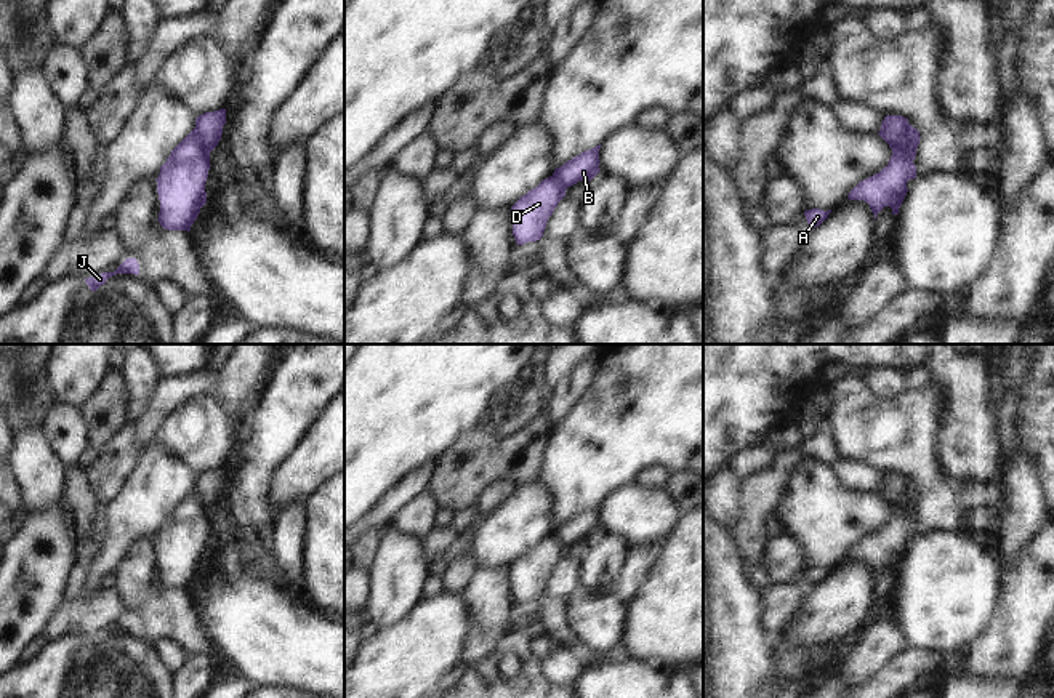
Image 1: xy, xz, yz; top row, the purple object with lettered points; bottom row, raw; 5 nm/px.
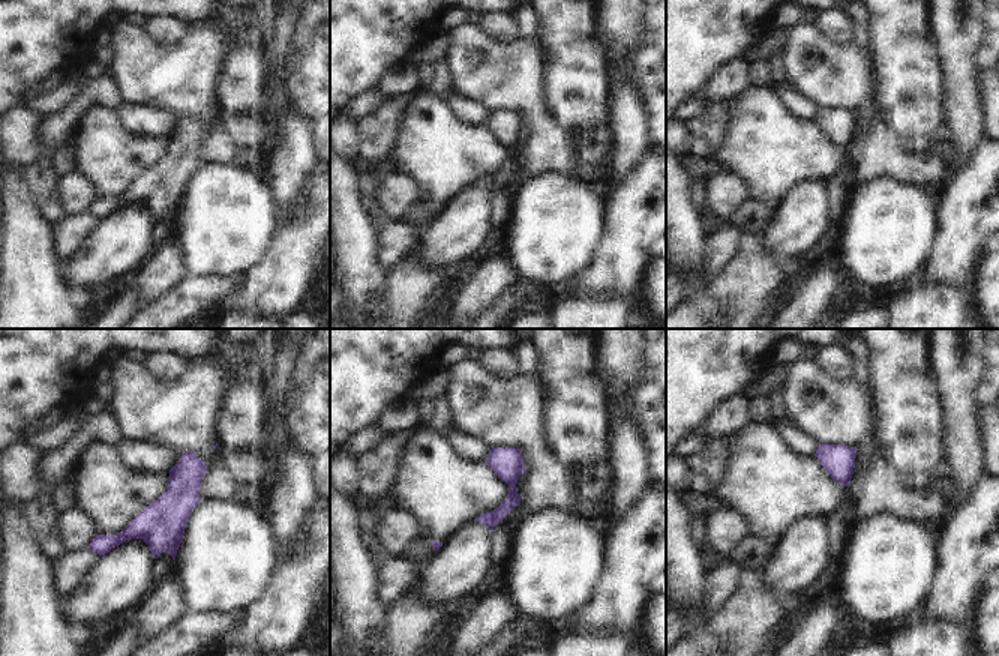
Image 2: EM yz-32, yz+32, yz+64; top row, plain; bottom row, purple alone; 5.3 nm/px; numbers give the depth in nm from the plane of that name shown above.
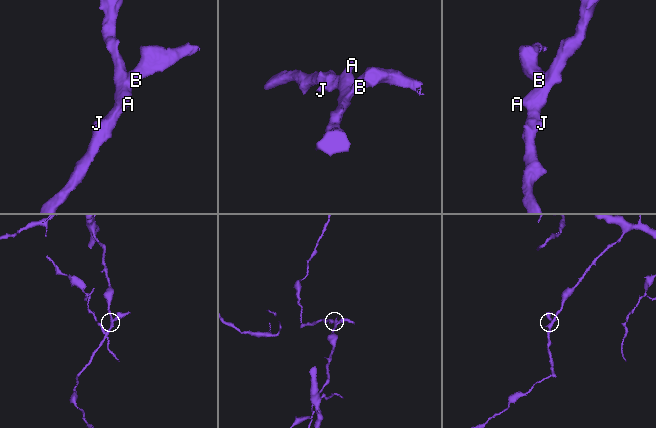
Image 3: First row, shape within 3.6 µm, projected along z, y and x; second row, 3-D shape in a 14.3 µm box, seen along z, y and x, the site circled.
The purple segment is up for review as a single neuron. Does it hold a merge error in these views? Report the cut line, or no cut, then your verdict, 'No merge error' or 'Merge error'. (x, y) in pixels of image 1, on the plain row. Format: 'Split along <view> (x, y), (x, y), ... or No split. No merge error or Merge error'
Split along xy (194, 487), (209, 513). Merge error

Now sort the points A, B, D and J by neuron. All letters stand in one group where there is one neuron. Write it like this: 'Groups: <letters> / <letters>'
Groups: A D J / B

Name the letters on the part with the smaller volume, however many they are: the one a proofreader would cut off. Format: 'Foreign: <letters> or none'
Foreign: B

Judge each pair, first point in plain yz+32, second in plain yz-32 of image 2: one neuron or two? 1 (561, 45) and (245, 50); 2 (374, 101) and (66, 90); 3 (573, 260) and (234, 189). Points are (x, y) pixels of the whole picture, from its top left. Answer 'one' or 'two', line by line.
1: one
2: one
3: one

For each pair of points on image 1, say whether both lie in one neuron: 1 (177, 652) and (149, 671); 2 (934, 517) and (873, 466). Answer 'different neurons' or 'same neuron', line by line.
1: different neurons
2: same neuron

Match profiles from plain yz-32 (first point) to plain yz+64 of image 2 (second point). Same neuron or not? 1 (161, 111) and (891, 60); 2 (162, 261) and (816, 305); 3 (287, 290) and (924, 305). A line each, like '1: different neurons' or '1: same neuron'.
1: different neurons
2: same neuron
3: different neurons

